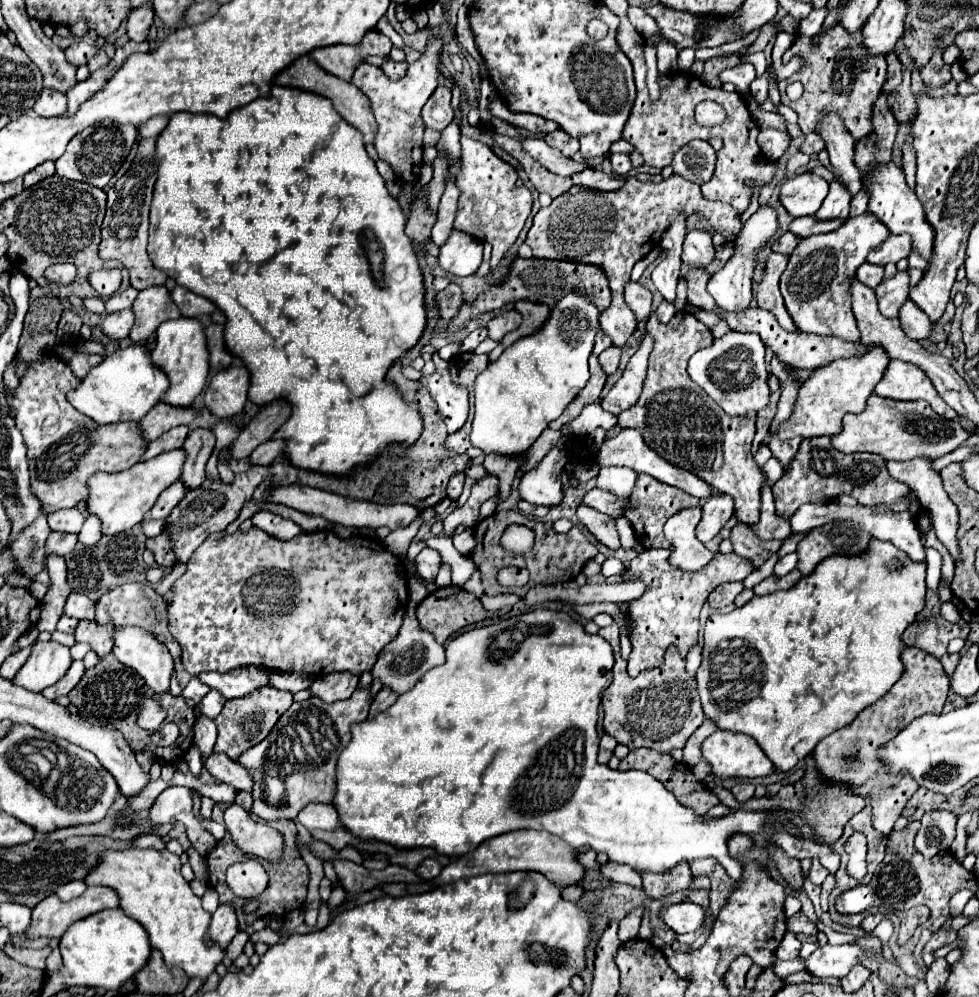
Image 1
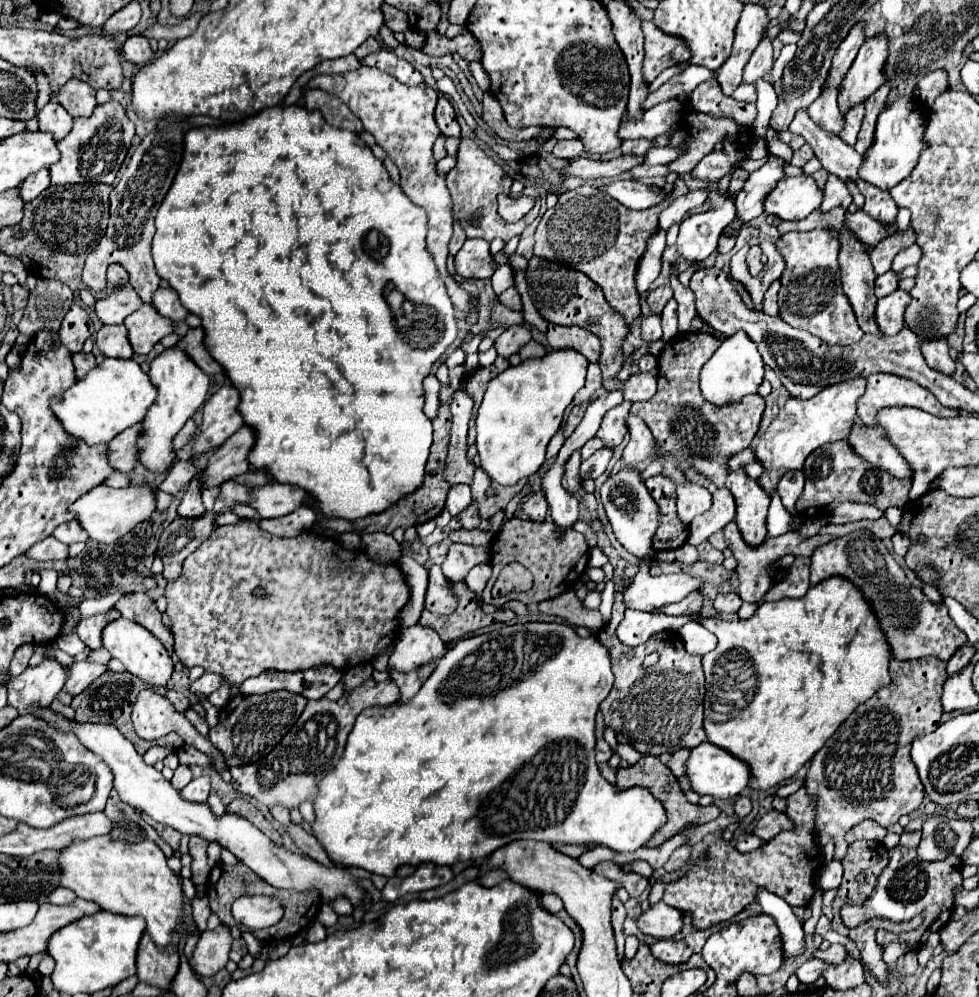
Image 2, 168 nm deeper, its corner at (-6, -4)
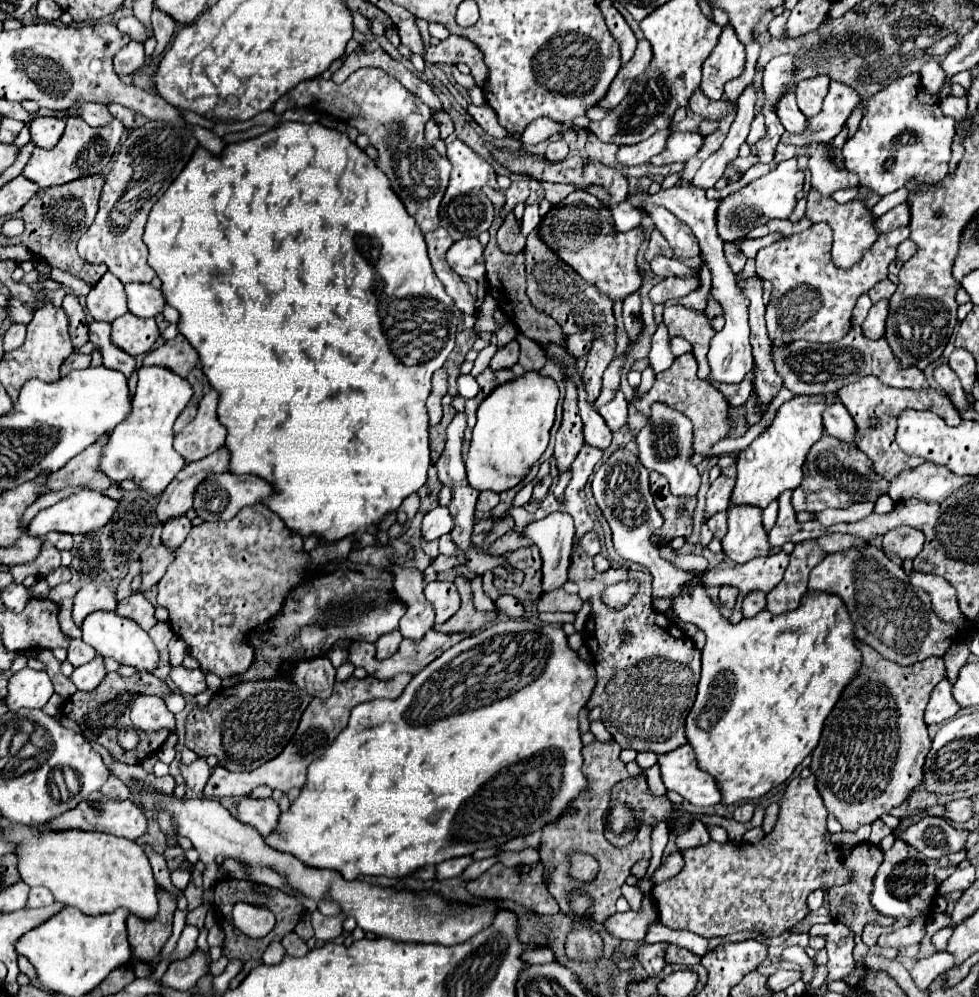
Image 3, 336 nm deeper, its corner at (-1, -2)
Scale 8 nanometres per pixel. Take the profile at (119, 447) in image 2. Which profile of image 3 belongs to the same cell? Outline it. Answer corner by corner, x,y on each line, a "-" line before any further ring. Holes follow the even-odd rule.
103,434
93,446
77,454
77,458
71,458
61,470
53,472
49,476
49,490
61,490
67,486
77,486
77,484
87,484
91,490
105,492
111,486
111,478
101,470
99,462
103,458
103,448
109,442
109,434

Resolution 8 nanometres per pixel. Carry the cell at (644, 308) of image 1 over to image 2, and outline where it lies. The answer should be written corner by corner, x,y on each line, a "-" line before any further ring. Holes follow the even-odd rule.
660,286
660,288
656,288
656,290
650,290
646,300
648,300
648,306
652,308
652,312
654,312
654,314
660,314
662,308
666,306
666,302
668,302
672,296
674,296
672,286

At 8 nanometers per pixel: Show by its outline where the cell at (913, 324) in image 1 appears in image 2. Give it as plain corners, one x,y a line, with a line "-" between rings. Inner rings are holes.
930,340
930,342
920,342
922,356
926,358
926,364
946,376
952,376
956,370
954,360
948,354
948,344
946,340

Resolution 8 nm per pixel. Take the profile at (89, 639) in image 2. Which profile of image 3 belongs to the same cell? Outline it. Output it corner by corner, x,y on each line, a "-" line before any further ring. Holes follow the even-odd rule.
83,586
73,598
73,620
77,626
97,610
115,610
115,592
107,586

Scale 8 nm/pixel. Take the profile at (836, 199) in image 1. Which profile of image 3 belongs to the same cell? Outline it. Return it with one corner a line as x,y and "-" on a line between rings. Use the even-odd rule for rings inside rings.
811,154
809,170
811,170
813,190
817,190
823,196
831,196
837,190
857,186
857,176
853,176
853,172
841,174
839,170
833,170
833,166
829,166
829,158
825,158
825,154

